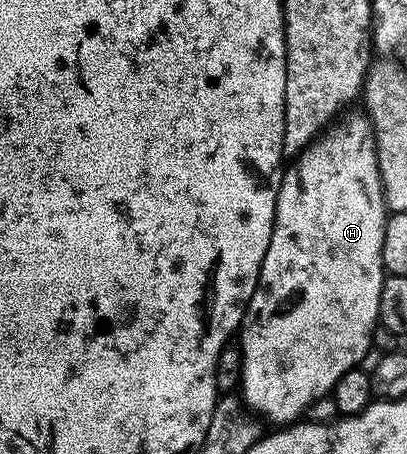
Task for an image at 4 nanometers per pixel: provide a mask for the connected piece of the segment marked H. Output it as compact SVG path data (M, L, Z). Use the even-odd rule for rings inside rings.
M366 117L340 119L333 125L327 126L313 142L298 152L296 158L291 162L295 163L291 167L289 164L285 168L276 201L272 241L268 241L268 253L264 253L258 284L242 318L240 328L240 336L242 335L242 339L240 338L242 349L240 393L244 399L245 397L248 399L247 404L253 410L258 409L262 414L267 415L274 422L274 425L289 425L301 420L309 405L316 398L329 396L333 392L336 381L340 381L340 377L344 377L346 371L357 367L361 357L372 346L371 339L374 327L379 324L380 289L384 278L382 250L384 249L384 225L388 218L388 211L382 198L382 178L378 168L378 154L374 151L374 128L371 127L369 118Z

